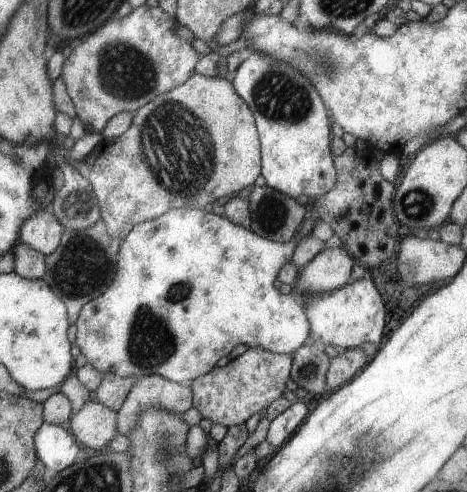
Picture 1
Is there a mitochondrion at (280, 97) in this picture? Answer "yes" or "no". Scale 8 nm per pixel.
yes

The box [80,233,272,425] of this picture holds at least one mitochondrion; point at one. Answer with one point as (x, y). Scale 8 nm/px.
(151, 343)

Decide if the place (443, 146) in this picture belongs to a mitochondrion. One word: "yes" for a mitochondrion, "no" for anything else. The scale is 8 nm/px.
no

